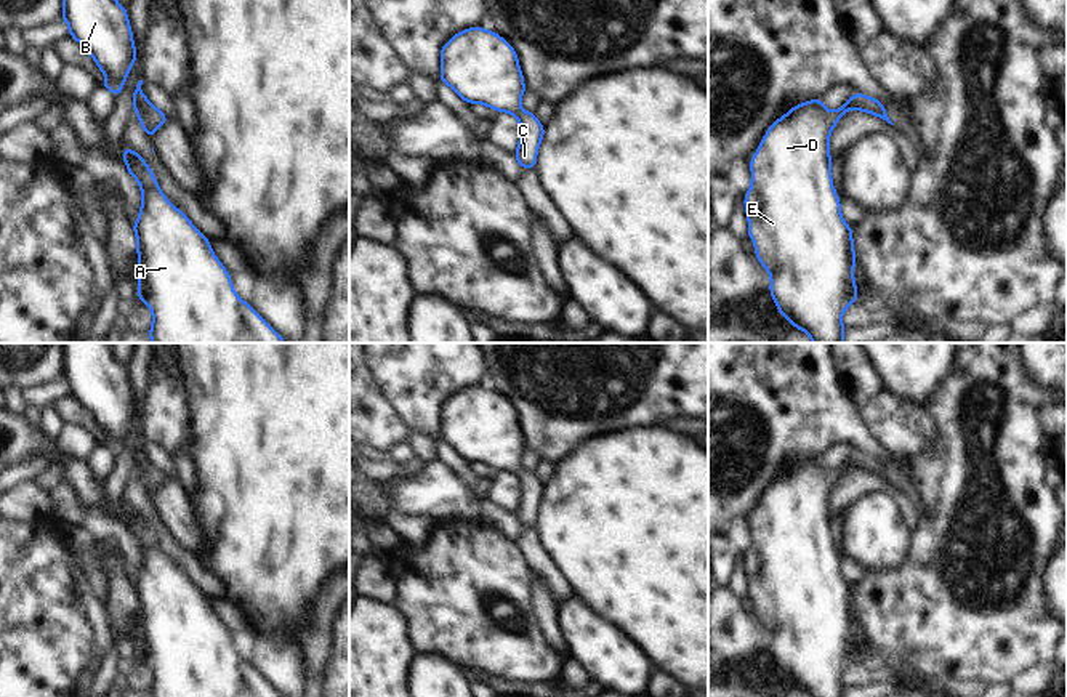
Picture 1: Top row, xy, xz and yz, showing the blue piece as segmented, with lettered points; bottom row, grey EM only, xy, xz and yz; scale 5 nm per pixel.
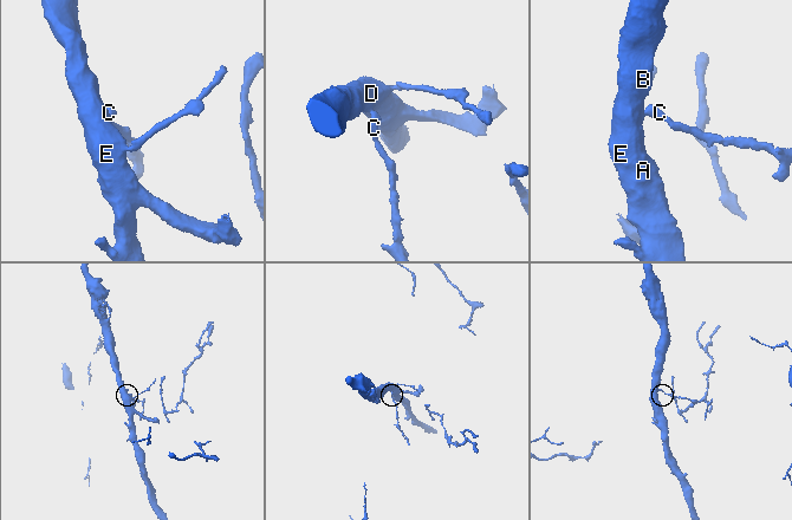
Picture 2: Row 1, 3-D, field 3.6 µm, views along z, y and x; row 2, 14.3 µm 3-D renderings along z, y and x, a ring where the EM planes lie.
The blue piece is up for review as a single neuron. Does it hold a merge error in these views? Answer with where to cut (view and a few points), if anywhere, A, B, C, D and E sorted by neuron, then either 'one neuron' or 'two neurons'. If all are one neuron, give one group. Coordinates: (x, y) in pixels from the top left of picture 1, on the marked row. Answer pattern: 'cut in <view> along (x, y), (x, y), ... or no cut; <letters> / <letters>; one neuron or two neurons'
no cut; A B C D E; one neuron

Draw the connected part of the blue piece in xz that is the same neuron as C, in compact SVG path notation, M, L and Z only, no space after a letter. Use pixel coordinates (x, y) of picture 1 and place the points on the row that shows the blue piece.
M482 27L455 34L441 50L439 82L447 83L468 104L513 114L521 125L514 157L524 170L535 168L545 128L534 112L521 109L524 77L517 53L503 37Z

